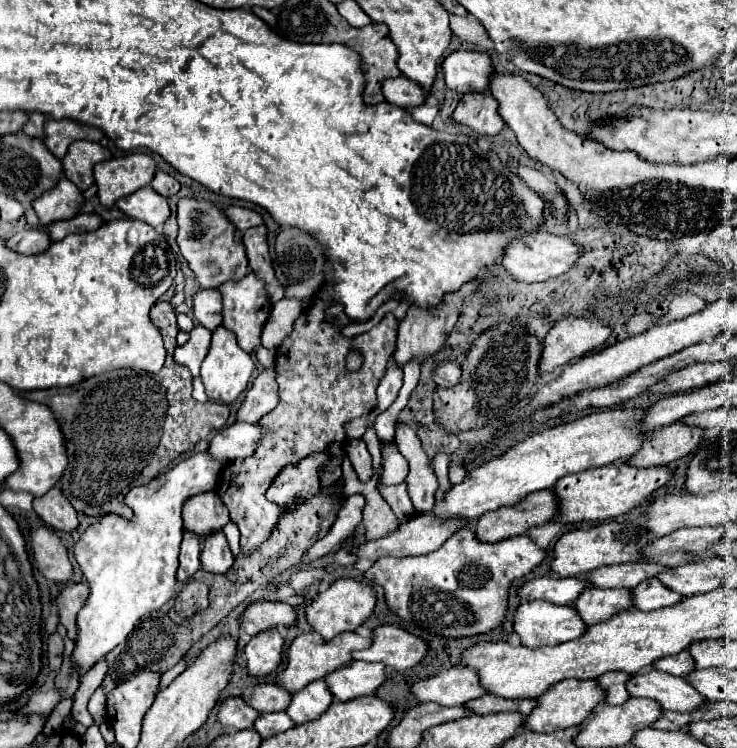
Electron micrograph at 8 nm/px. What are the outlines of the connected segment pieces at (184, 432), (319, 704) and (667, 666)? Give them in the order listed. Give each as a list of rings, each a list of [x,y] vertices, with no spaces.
[[[168,302],[156,304],[150,312],[164,338],[166,362],[156,374],[136,372],[132,368],[118,368],[68,388],[32,390],[22,394],[28,400],[42,402],[54,410],[56,394],[56,422],[66,438],[68,468],[60,478],[60,488],[70,504],[88,516],[120,514],[130,518],[122,500],[132,486],[152,482],[170,462],[188,452],[194,444],[204,440],[210,432],[222,428],[230,416],[228,406],[200,404],[192,398],[190,370],[174,362],[176,348],[176,316]]]
[[[314,680],[312,684],[308,684],[308,688],[292,694],[292,704],[286,708],[286,714],[296,724],[304,724],[320,716],[320,712],[324,712],[332,704],[332,700],[334,698],[328,692],[324,680]]]
[[[684,650],[684,652],[678,652],[676,656],[664,656],[664,660],[656,660],[652,668],[668,672],[672,676],[686,676],[694,670],[694,660],[688,654],[688,650]]]

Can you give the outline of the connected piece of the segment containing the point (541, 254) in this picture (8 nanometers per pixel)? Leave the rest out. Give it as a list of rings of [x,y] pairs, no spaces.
[[[528,232],[512,238],[502,254],[502,266],[516,282],[544,282],[552,276],[566,272],[578,258],[578,246],[568,236],[554,236],[550,232]]]

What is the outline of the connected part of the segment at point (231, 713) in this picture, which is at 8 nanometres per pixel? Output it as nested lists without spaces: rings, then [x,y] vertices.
[[[226,698],[218,710],[218,722],[226,730],[244,730],[252,728],[252,722],[258,718],[260,712],[246,706],[242,698]]]

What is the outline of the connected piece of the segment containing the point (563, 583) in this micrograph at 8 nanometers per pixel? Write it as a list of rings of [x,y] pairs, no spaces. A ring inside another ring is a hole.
[[[542,576],[530,582],[524,582],[518,588],[518,598],[526,600],[546,600],[552,604],[574,604],[578,594],[588,586],[586,580],[580,578],[552,578]]]

